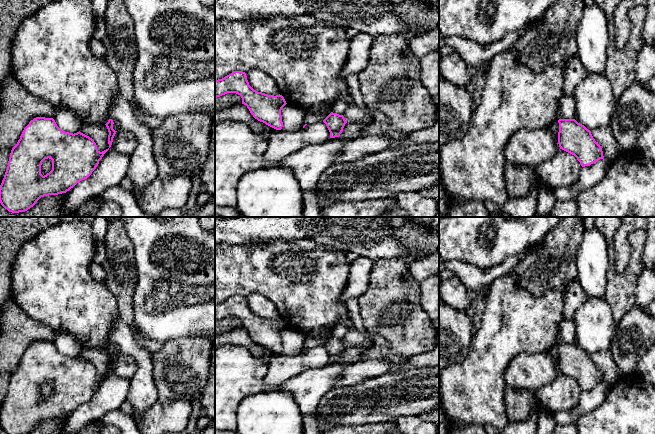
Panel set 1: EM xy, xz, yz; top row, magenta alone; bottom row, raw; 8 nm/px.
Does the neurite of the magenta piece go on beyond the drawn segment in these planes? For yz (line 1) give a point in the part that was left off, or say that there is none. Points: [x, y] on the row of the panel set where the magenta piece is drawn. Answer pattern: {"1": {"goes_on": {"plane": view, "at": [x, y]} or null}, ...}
{"1": {"goes_on": null}}

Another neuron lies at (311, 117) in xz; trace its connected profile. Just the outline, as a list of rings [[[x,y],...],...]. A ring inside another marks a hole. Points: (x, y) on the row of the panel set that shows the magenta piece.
[[[306,111],[305,123],[314,124],[323,121],[332,111]]]

